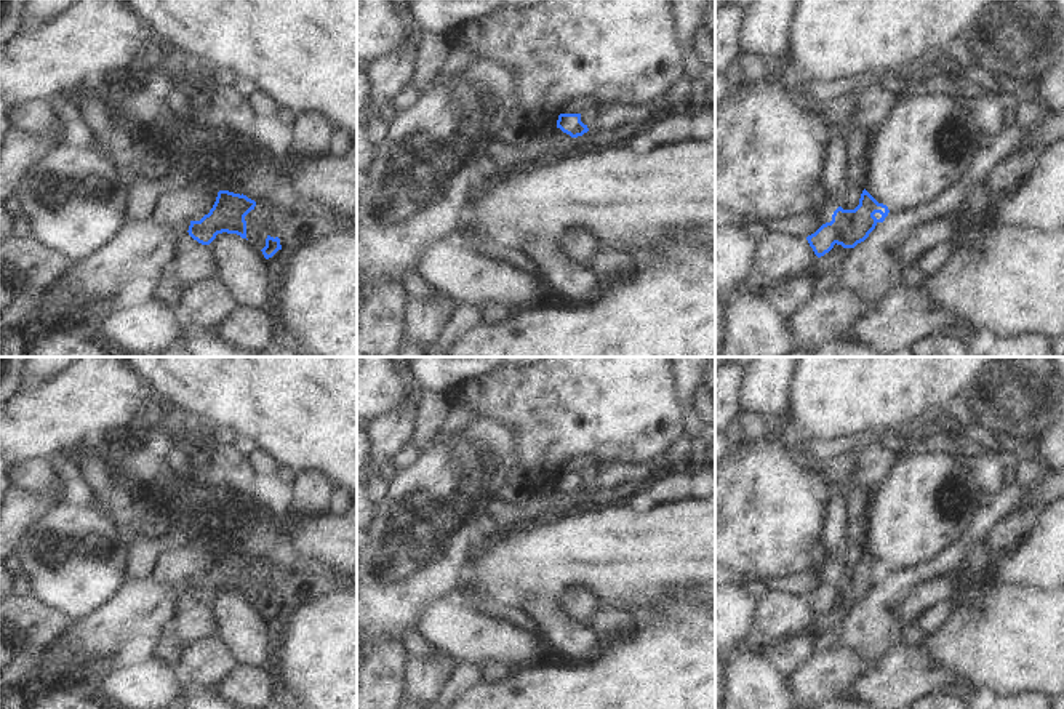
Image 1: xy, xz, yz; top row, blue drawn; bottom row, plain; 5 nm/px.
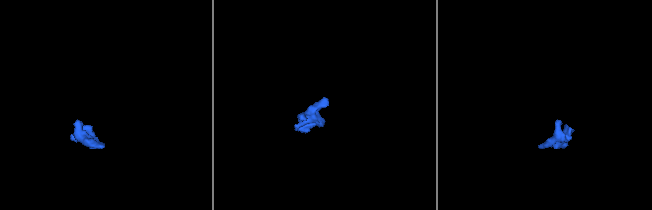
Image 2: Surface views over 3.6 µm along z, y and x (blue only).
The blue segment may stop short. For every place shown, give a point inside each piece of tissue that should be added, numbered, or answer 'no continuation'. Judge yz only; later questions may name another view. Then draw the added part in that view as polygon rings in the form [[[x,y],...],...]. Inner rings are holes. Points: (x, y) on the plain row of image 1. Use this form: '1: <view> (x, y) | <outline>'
no continuation

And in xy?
no continuation

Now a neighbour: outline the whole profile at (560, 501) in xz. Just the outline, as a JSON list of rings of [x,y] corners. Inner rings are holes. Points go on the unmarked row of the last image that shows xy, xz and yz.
[[[555,490],[547,504],[547,511],[555,511],[558,514],[566,514],[566,512],[578,511],[578,509],[579,506],[574,501],[574,496],[562,490]]]

